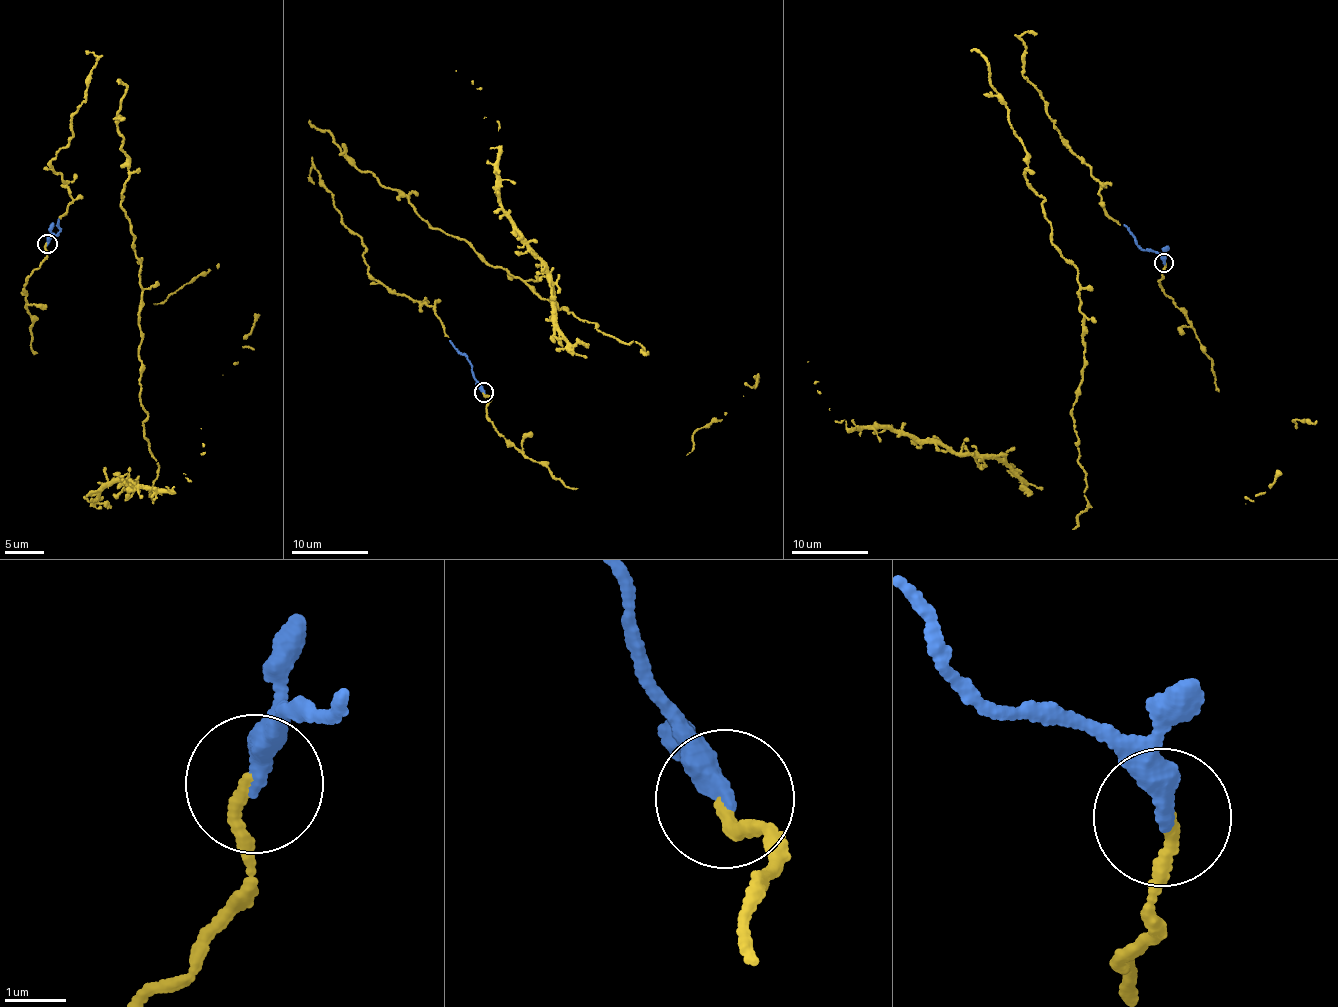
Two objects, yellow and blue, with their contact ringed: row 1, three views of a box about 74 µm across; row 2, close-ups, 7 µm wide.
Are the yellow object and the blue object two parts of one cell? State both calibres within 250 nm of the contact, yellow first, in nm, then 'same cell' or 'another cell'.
180 nm thick on the yellow side, 320 nm on the other; same cell

